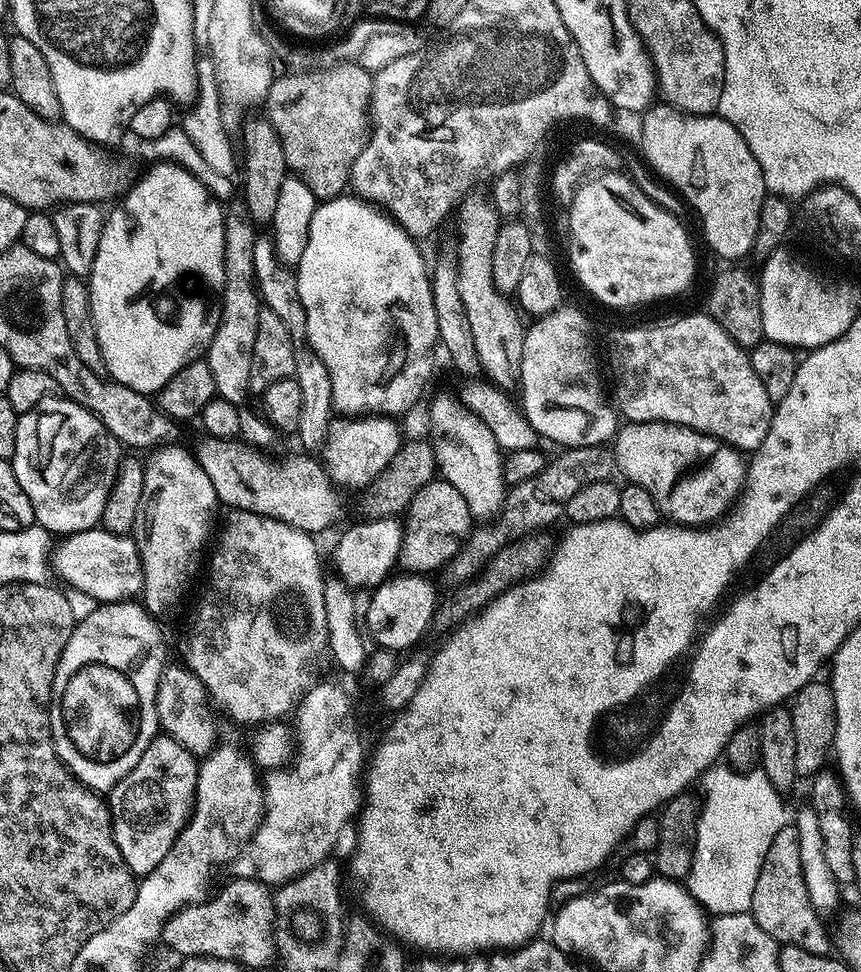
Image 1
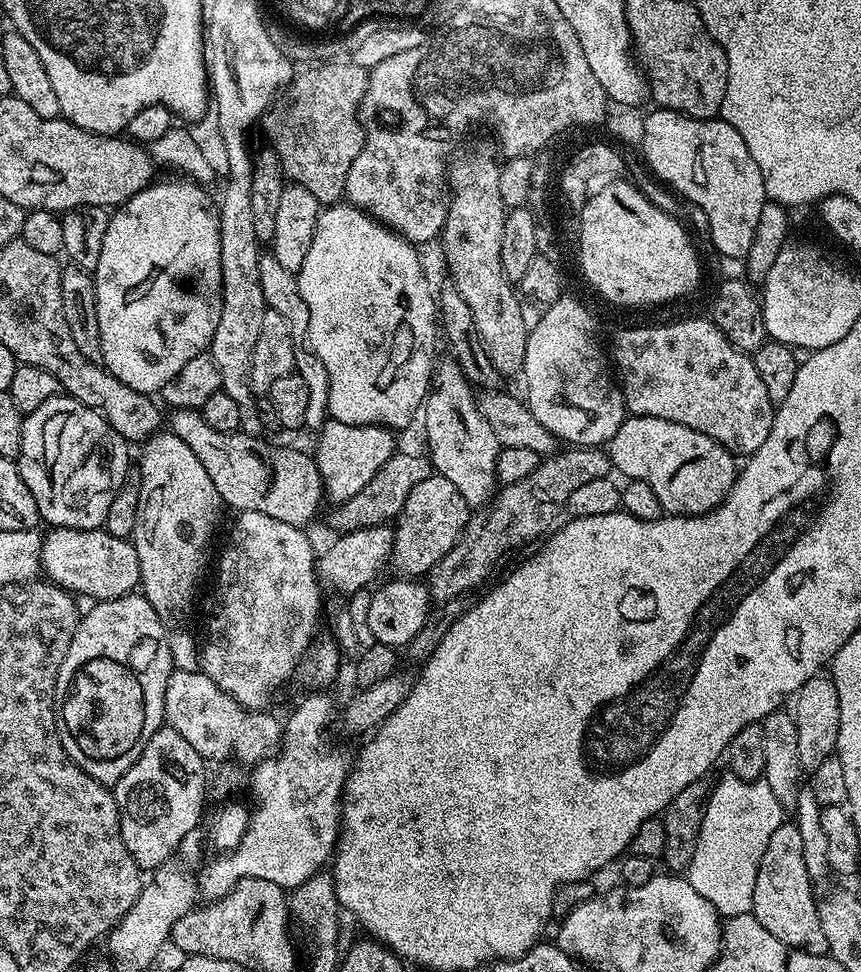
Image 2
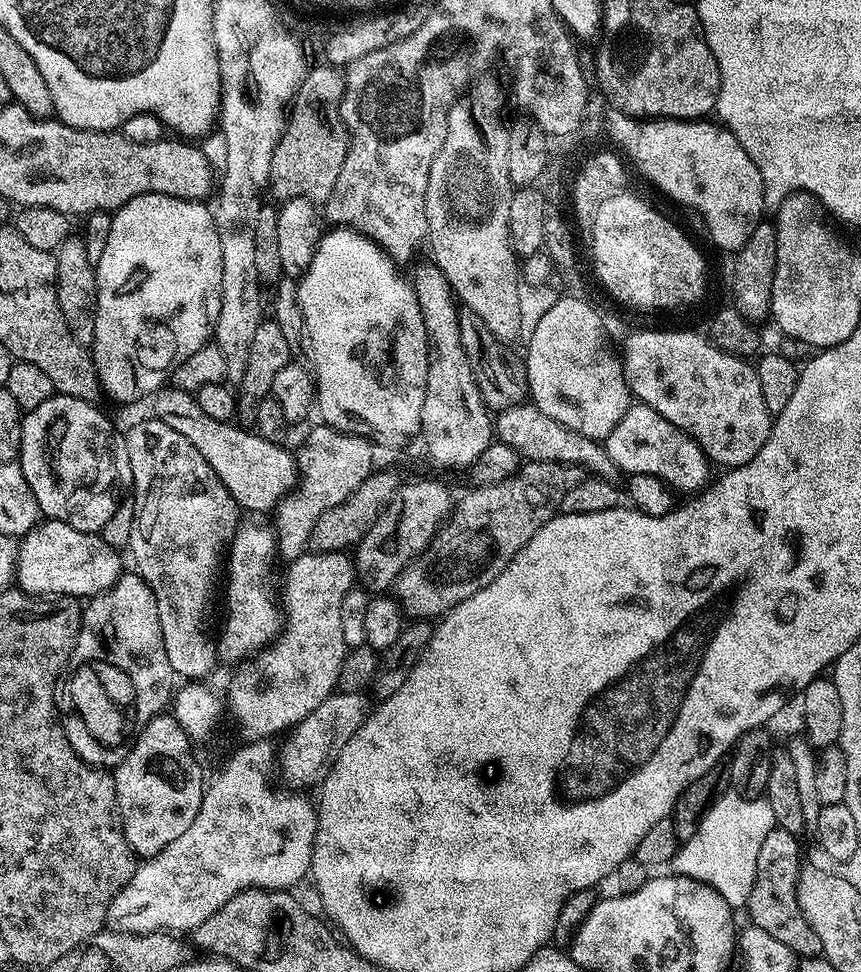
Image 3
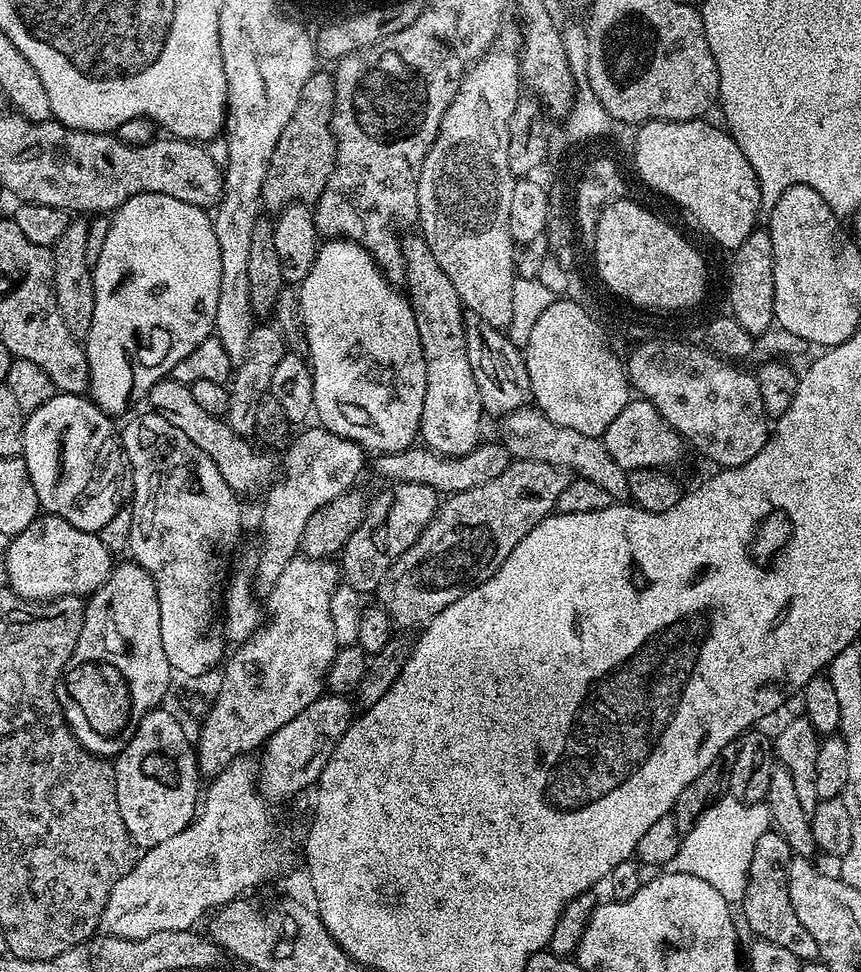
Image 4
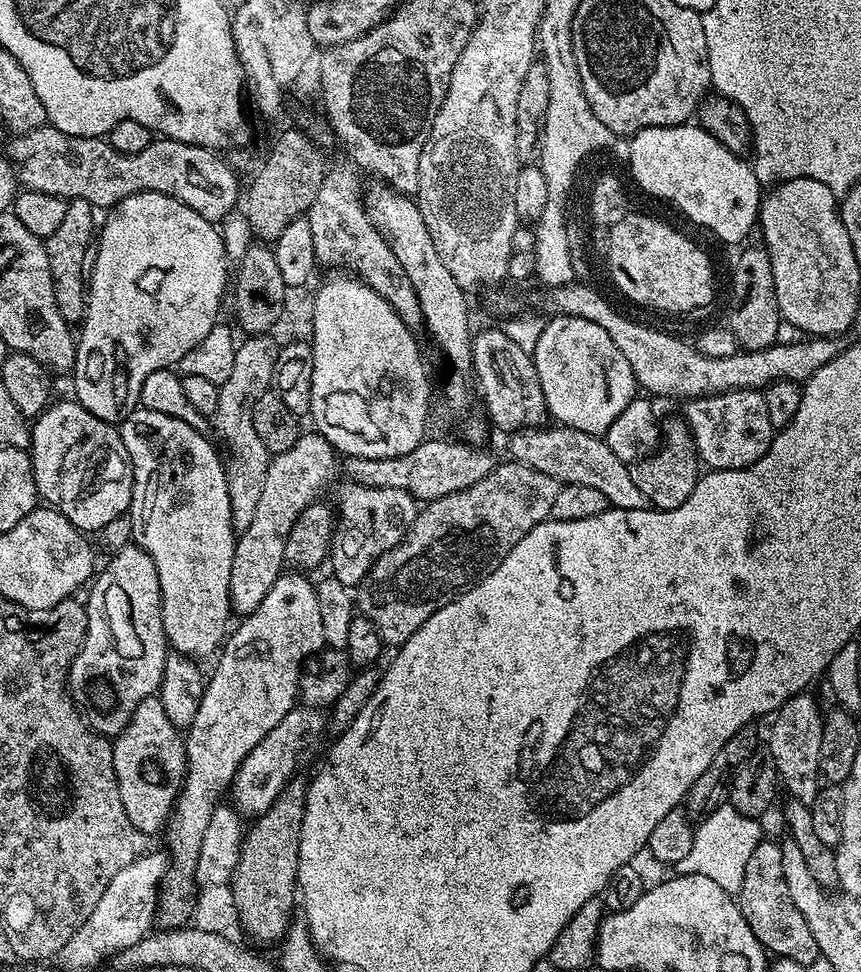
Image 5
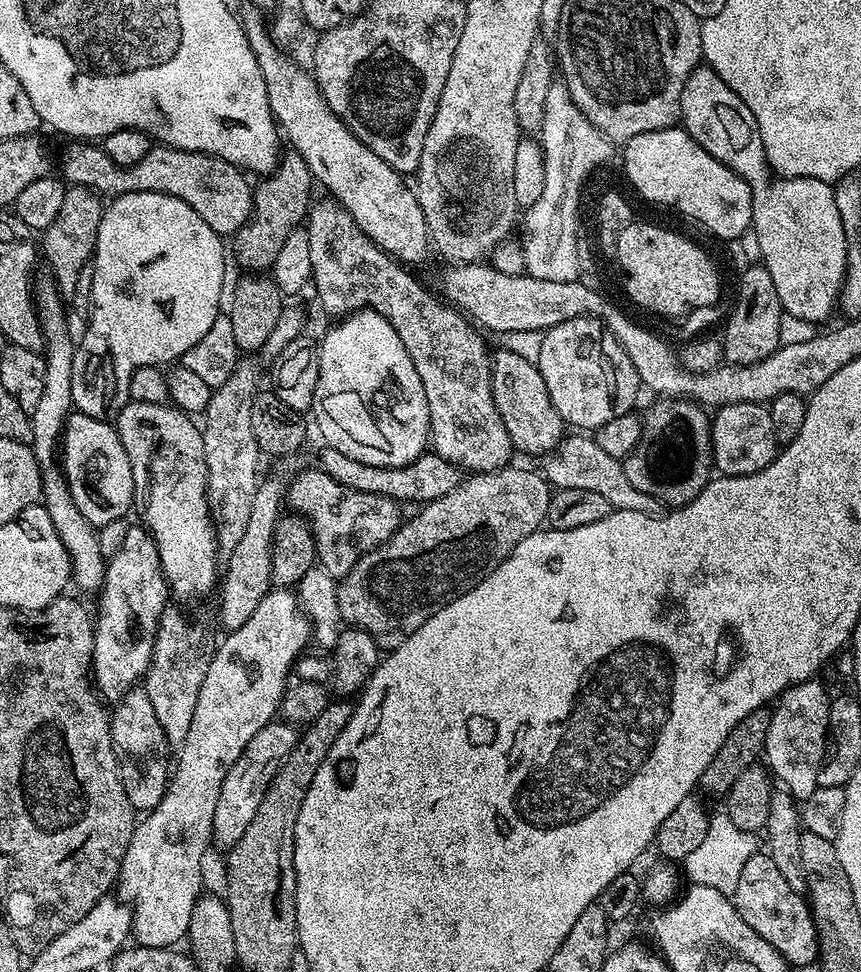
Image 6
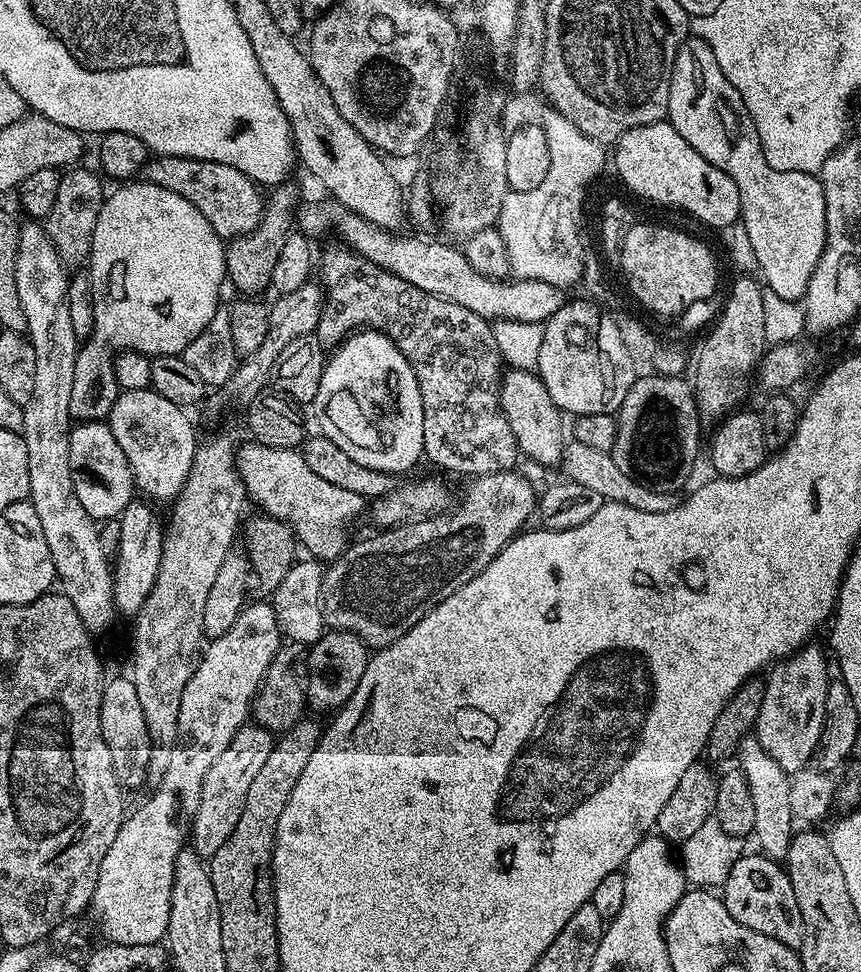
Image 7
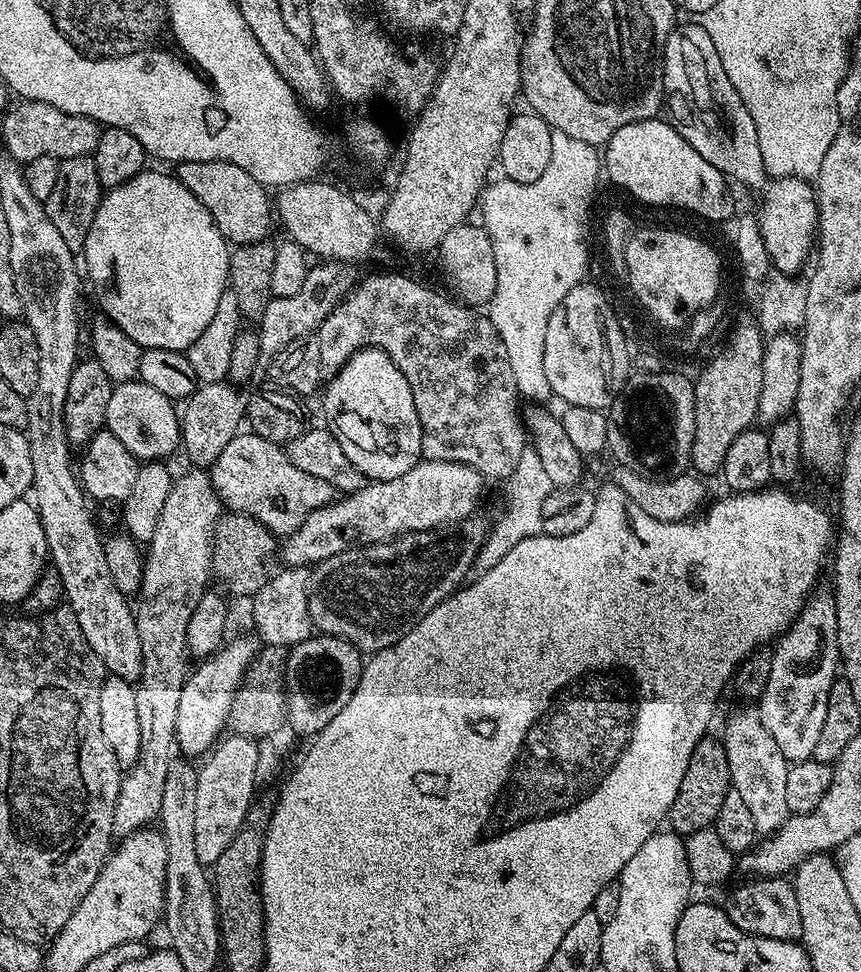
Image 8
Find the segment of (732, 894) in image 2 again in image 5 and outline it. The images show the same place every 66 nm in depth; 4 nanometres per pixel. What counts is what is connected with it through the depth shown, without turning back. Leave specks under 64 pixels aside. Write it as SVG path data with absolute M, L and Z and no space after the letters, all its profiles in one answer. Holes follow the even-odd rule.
M731 803L721 804L718 810L703 817L694 831L694 842L690 846L690 854L682 858L674 866L680 874L702 874L722 886L722 890L736 894L742 886L742 874L746 870L746 862L750 854L754 854L754 846L762 839L761 821L754 816L743 816L734 810Z

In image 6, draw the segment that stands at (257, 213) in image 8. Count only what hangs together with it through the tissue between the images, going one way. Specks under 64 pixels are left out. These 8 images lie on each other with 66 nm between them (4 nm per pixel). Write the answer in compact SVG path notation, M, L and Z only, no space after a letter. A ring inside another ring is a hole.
M95 143L69 144L72 145L61 154L60 160L58 156L59 175L69 185L81 184L104 198L115 198L127 192L170 194L186 202L186 206L190 206L190 210L194 210L194 214L198 214L198 218L202 218L210 230L219 232L224 238L235 234L252 213L254 188L251 183L248 185L249 177L241 169L217 156L207 156L204 152L187 152L181 148L154 146L150 154L142 158L142 162L134 162L134 166L127 168L112 161L104 153L103 147Z

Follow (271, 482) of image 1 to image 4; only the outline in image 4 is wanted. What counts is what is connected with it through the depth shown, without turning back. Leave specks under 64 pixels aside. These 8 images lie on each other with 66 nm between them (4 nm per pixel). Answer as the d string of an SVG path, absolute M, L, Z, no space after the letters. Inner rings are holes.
M171 378L162 379L149 390L146 400L147 403L152 403L149 404L151 411L159 412L174 426L178 426L178 430L182 430L182 434L186 434L186 438L190 438L194 446L201 448L215 462L218 474L226 478L226 486L233 488L237 494L256 492L259 488L264 490L269 487L273 479L272 460L267 456L269 453L259 447L252 448L253 441L243 440L239 436L241 433L231 428L227 419L206 414L206 410L202 410L202 406L194 402L194 394L189 385Z

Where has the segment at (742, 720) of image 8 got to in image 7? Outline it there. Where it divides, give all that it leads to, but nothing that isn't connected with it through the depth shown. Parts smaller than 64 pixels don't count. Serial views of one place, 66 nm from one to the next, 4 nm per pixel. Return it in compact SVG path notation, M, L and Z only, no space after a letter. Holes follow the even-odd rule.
M749 734L740 742L738 749L738 757L740 756L739 771L744 773L748 789L750 790L750 798L754 801L754 826L752 832L756 840L760 843L759 851L763 855L768 856L771 860L784 862L787 858L788 847L792 842L794 835L794 817L790 810L790 776L789 773L782 770L782 766L778 766L778 762L774 762L774 758L770 758L770 754L766 754L766 750L762 750L762 746L756 741L755 735Z

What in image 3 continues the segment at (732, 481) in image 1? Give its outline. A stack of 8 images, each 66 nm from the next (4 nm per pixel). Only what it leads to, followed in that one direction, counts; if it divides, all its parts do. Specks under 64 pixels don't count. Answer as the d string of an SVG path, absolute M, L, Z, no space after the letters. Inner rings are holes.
M636 402L629 406L626 414L618 418L618 426L610 430L608 439L603 441L603 445L617 469L628 476L650 474L676 494L679 492L696 494L709 487L710 461L708 455L698 446L698 442L694 442L685 432L678 430L678 426L666 422L666 418L658 414L658 410L645 404Z

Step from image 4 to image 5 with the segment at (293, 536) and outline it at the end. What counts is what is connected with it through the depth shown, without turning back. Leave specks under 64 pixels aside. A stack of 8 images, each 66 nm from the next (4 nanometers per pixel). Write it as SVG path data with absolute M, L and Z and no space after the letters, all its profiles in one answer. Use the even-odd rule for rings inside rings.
M315 430L305 431L298 438L298 442L294 442L294 446L290 446L290 450L277 452L269 459L266 483L262 485L262 494L258 498L258 511L254 513L254 522L250 522L248 529L239 533L234 550L234 562L230 570L230 598L233 613L237 617L243 618L254 610L258 610L258 606L262 606L262 598L266 598L266 594L270 594L270 586L274 586L278 577L285 571L284 551L290 528L294 526L298 514L302 514L302 510L306 510L306 506L313 504L319 497L316 495L331 482L332 471L335 468L337 471L338 468L336 459L338 459L336 449Z

